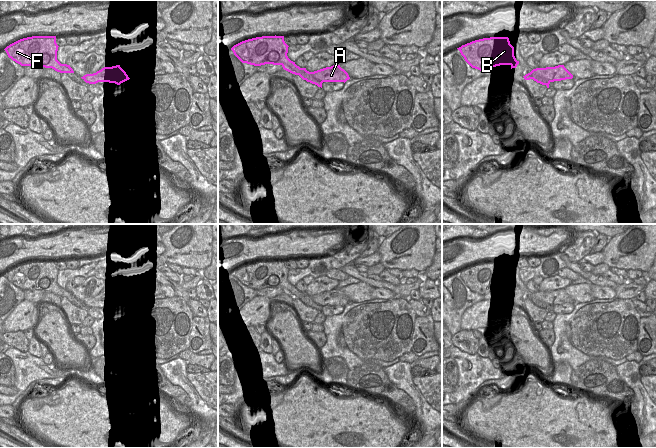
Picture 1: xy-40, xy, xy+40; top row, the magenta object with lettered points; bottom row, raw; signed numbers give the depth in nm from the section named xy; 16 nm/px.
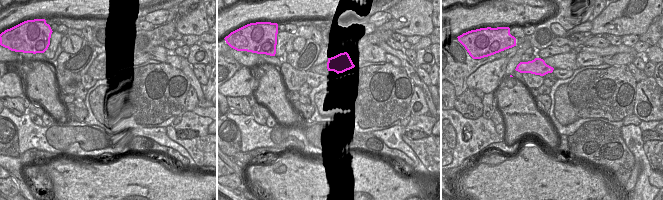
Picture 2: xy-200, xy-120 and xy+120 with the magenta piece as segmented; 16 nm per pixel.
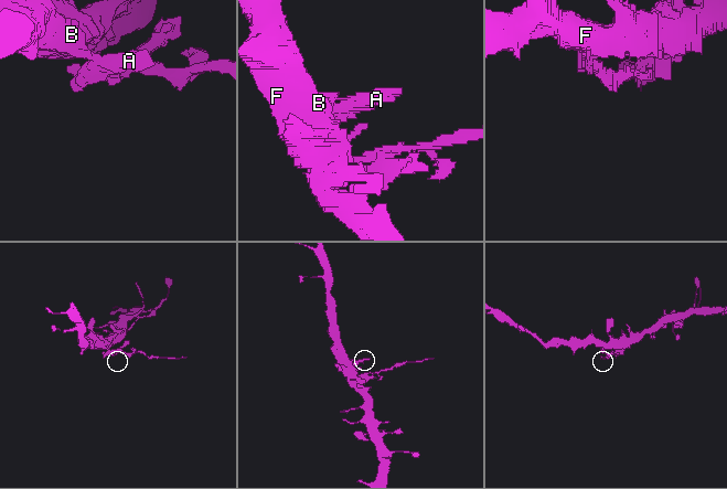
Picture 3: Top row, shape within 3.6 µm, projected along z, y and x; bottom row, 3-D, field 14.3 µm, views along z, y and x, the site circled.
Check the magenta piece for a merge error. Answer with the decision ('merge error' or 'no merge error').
merge error

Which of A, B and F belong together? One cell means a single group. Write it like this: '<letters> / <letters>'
A / B F

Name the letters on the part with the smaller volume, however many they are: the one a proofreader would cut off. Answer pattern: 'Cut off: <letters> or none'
Cut off: A

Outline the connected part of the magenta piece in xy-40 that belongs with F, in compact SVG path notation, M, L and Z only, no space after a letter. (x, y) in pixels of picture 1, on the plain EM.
M32 260L20 263L4 274L21 290L41 290L60 297L74 297L70 289L57 284L58 271L56 260Z

